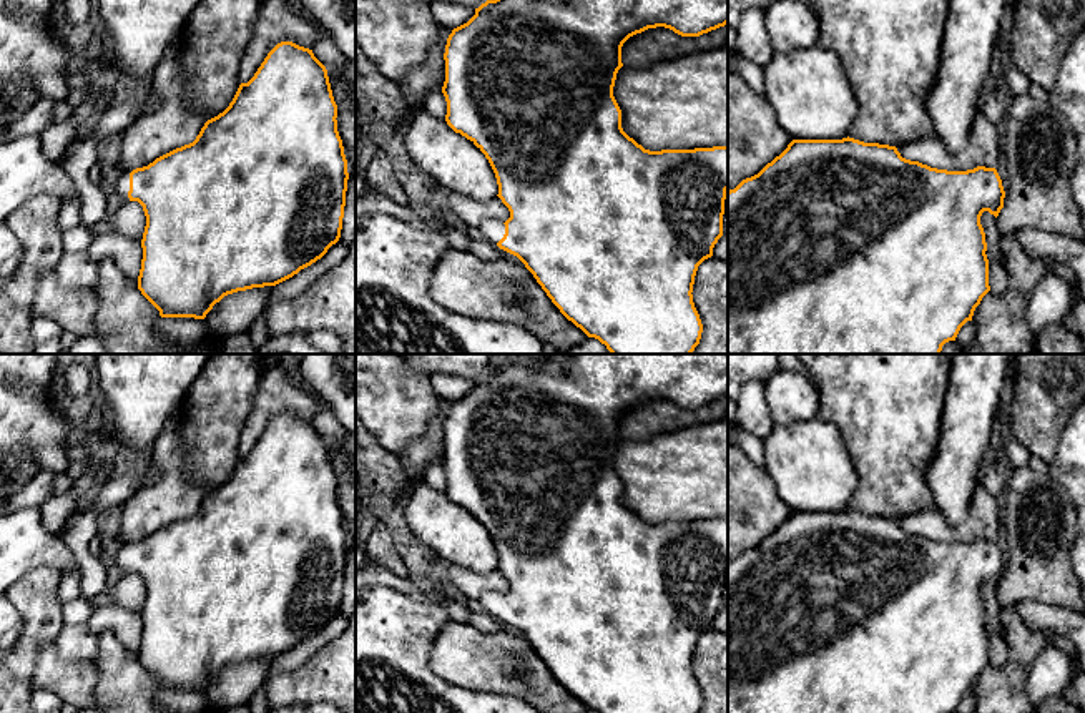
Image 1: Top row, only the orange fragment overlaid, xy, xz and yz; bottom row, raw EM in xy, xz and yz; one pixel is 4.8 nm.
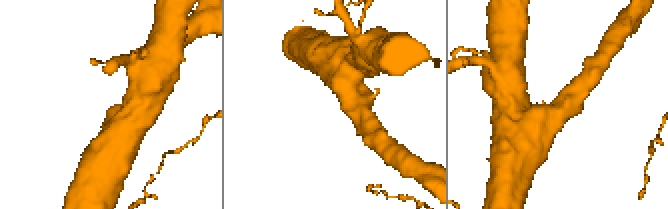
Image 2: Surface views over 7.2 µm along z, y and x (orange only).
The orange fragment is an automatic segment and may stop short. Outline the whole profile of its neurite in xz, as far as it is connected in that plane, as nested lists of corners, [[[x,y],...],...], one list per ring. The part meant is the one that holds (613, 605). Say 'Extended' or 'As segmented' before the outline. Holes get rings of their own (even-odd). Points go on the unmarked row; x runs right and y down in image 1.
Extended. [[[553,354],[560,361],[557,364],[543,364],[543,366],[523,366],[523,364],[507,364],[495,372],[487,372],[479,381],[475,381],[475,387],[464,397],[452,402],[445,417],[445,454],[442,459],[442,465],[447,474],[447,497],[455,504],[470,512],[488,532],[498,557],[498,570],[508,580],[510,590],[502,595],[498,592],[485,592],[479,597],[479,602],[485,608],[488,615],[497,617],[500,622],[517,628],[525,640],[533,647],[537,655],[552,671],[552,675],[560,681],[560,685],[572,693],[577,700],[580,700],[588,710],[595,710],[598,713],[700,713],[703,705],[703,696],[700,686],[693,675],[693,656],[698,638],[713,628],[713,620],[718,612],[723,608],[723,587],[724,587],[724,572],[728,563],[728,519],[713,519],[713,520],[695,520],[695,522],[661,522],[650,524],[638,517],[633,510],[630,510],[621,500],[621,482],[613,469],[613,459],[616,452],[618,442],[623,439],[621,435],[621,419],[623,416],[648,401],[665,399],[673,402],[681,409],[700,409],[728,396],[728,354]]]

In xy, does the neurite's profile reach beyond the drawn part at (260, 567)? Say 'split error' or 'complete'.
split error

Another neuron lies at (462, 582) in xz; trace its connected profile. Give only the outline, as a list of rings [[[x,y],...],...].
[[[450,565],[445,582],[455,597],[479,598],[485,592],[498,592],[505,595],[510,590],[508,580],[498,568],[488,573],[475,573],[469,568]]]

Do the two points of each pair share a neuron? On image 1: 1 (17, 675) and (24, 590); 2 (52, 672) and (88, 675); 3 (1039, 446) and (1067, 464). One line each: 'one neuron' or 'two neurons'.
1: one neuron
2: one neuron
3: two neurons

